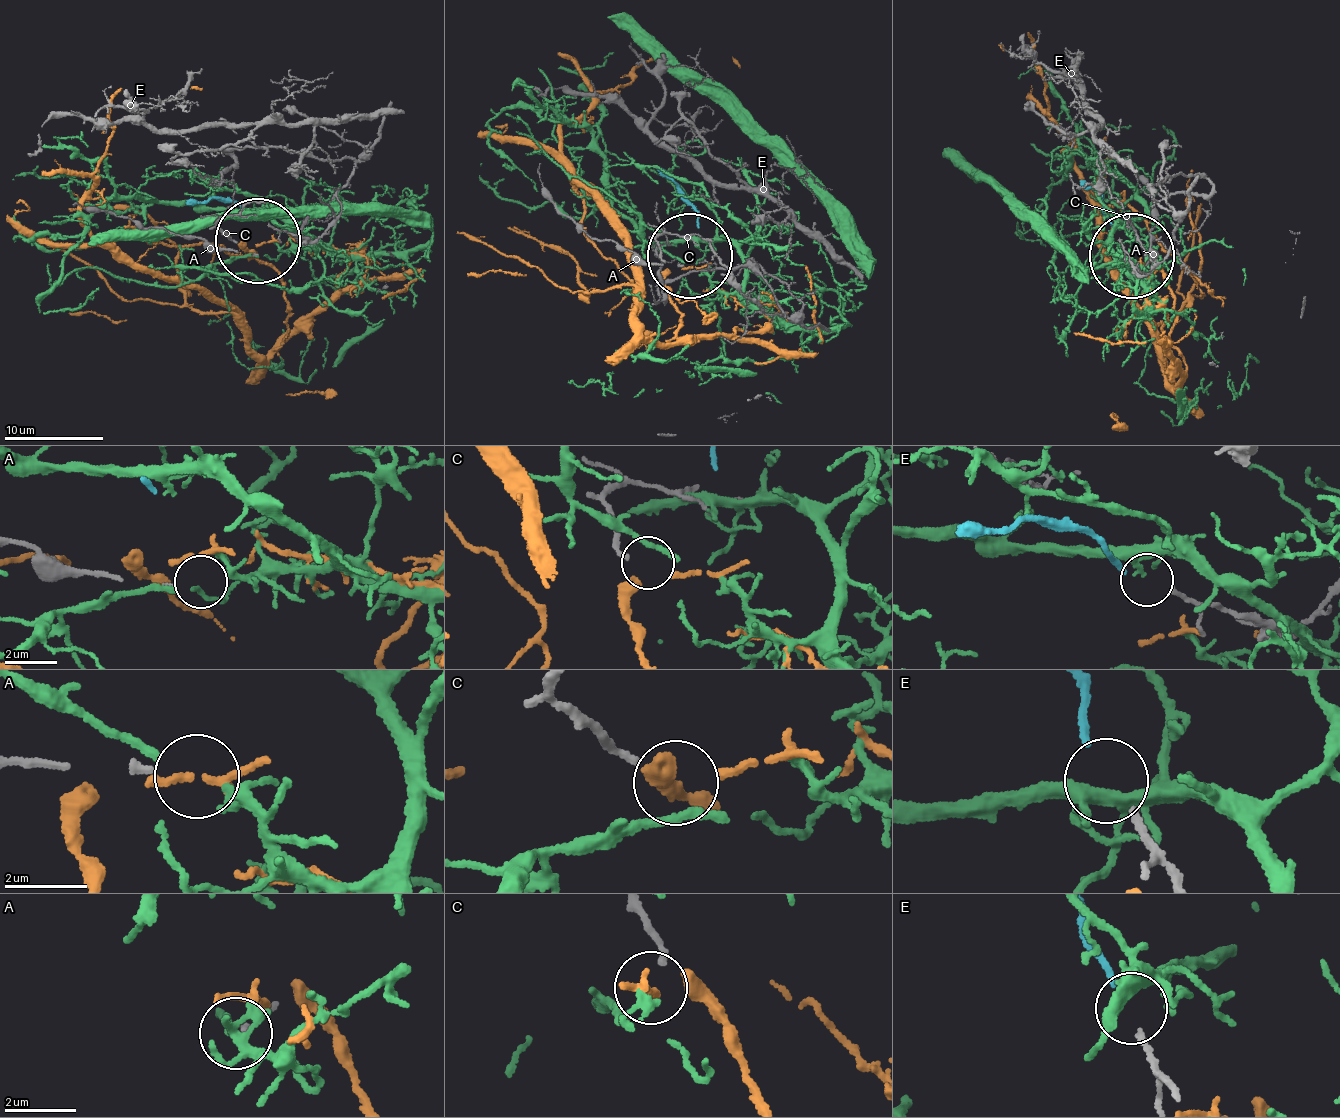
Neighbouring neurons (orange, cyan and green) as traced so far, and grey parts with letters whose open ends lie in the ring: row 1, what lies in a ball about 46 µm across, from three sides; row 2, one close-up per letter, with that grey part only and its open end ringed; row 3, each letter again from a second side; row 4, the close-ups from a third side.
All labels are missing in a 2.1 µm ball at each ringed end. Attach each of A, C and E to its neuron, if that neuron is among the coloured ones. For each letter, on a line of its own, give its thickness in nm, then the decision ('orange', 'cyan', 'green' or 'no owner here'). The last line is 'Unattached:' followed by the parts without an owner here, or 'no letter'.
A: 140 nm thick; no owner here
C: 180 nm thick; orange
E: 180 nm thick; cyan
Unattached: A

